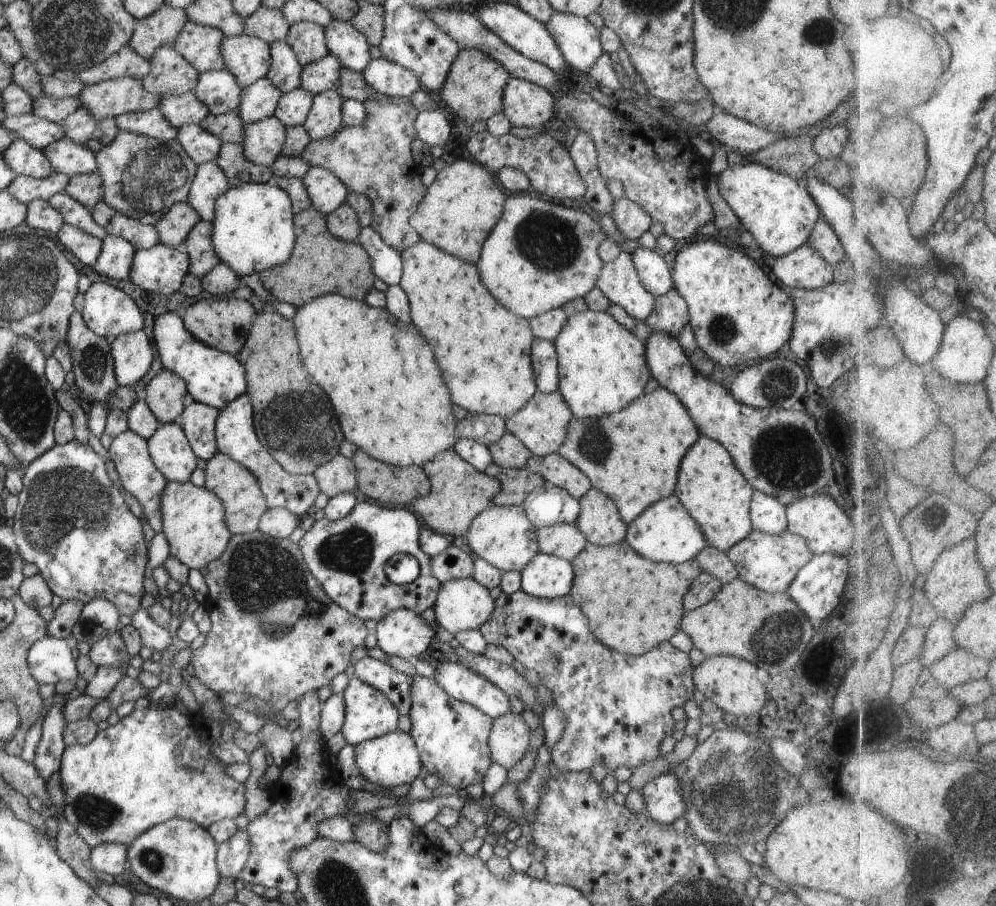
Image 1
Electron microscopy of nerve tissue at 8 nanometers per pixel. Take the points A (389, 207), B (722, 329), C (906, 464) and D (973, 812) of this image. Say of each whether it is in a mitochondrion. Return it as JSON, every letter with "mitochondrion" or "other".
{"A":"other","B":"mitochondrion","C":"other","D":"mitochondrion"}

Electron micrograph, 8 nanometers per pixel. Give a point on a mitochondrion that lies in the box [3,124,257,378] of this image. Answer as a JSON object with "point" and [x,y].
{"point":[152,177]}

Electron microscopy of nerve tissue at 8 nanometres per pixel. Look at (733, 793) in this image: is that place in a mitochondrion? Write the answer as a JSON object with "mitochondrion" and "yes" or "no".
{"mitochondrion":"yes"}

